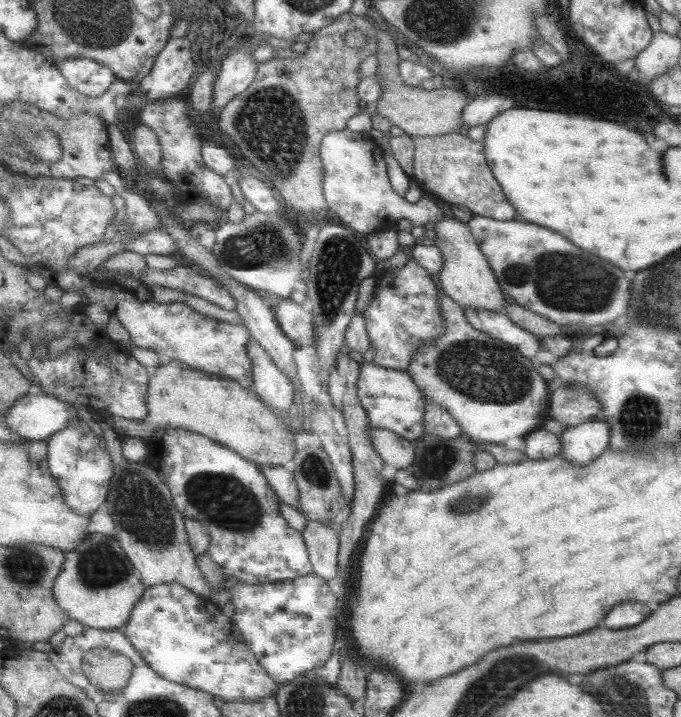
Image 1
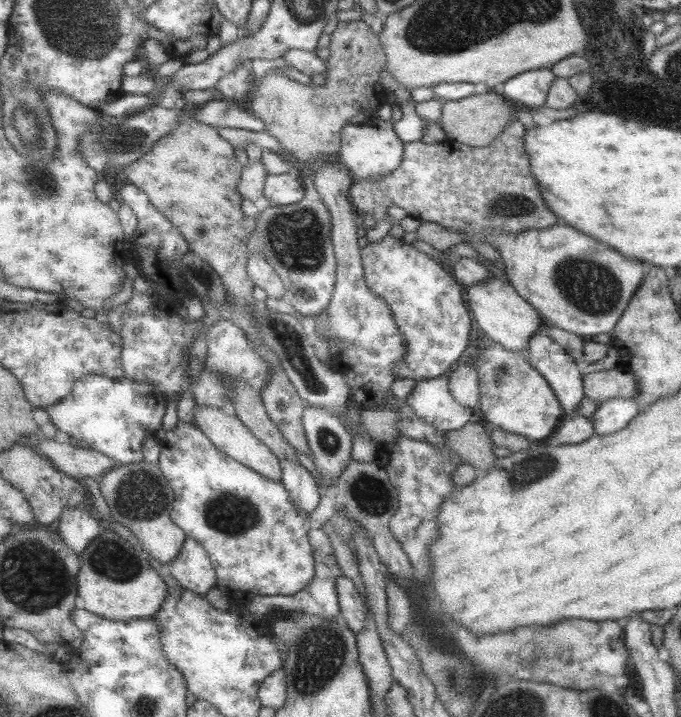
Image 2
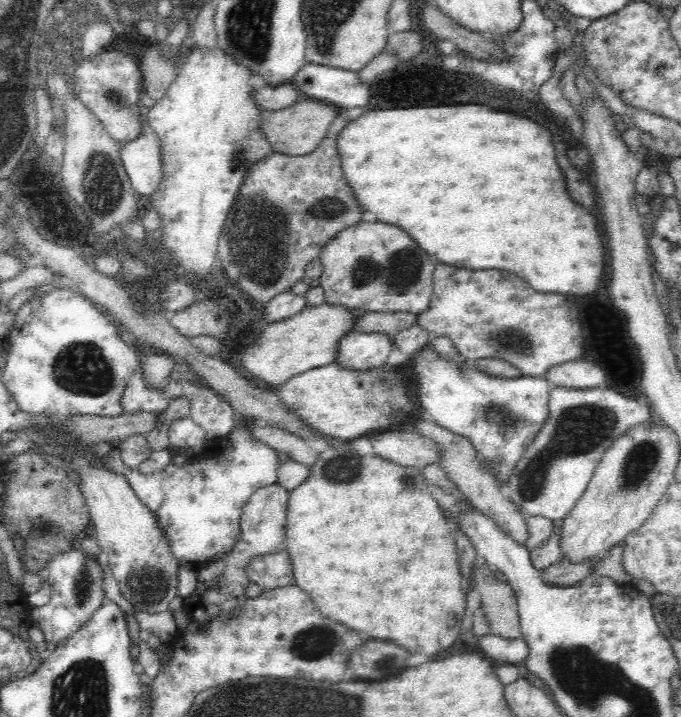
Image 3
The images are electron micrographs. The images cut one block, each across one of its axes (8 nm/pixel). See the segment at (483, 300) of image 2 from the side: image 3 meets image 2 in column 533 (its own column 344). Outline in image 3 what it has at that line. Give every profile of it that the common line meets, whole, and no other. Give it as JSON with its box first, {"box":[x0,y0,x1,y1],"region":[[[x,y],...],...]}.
{"box":[236,300,360,388],"region":[[[324,300],[316,306],[308,305],[290,318],[267,324],[258,340],[245,348],[236,363],[254,378],[258,377],[272,388],[277,387],[297,374],[334,362],[340,356],[340,342],[353,330],[360,314],[357,309],[338,302]]]}

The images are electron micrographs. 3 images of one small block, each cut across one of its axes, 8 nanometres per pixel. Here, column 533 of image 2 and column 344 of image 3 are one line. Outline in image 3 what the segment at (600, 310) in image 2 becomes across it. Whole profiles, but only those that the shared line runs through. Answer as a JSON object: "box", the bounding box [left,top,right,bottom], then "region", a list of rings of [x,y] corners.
{"box":[319,217,435,313],"region":[[[368,217],[332,238],[320,253],[324,270],[319,277],[326,302],[343,303],[361,313],[424,313],[433,293],[435,262],[400,227]]]}

